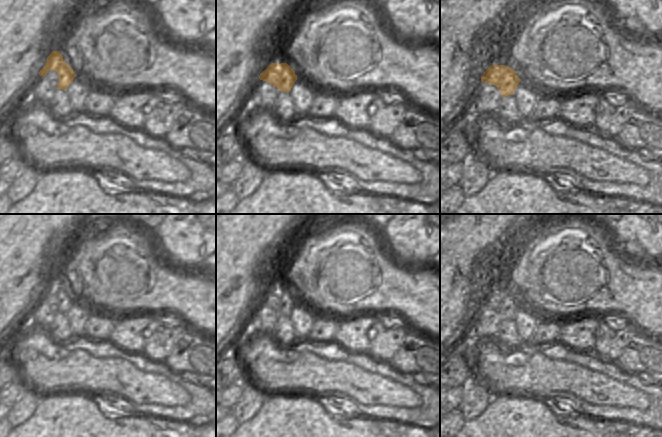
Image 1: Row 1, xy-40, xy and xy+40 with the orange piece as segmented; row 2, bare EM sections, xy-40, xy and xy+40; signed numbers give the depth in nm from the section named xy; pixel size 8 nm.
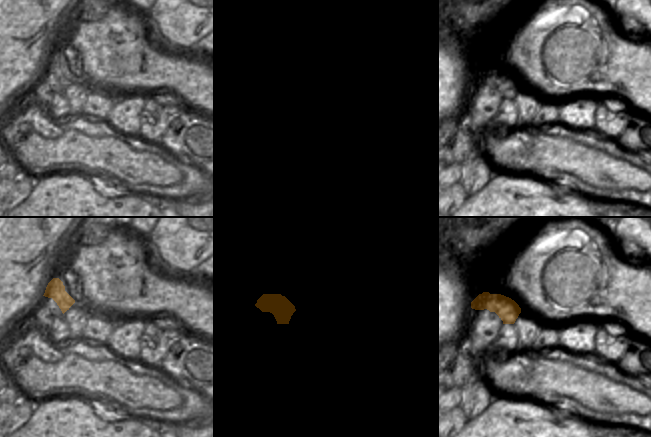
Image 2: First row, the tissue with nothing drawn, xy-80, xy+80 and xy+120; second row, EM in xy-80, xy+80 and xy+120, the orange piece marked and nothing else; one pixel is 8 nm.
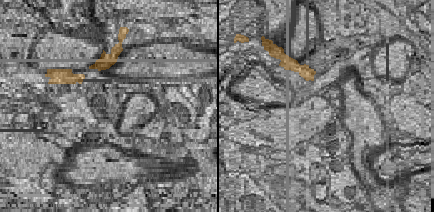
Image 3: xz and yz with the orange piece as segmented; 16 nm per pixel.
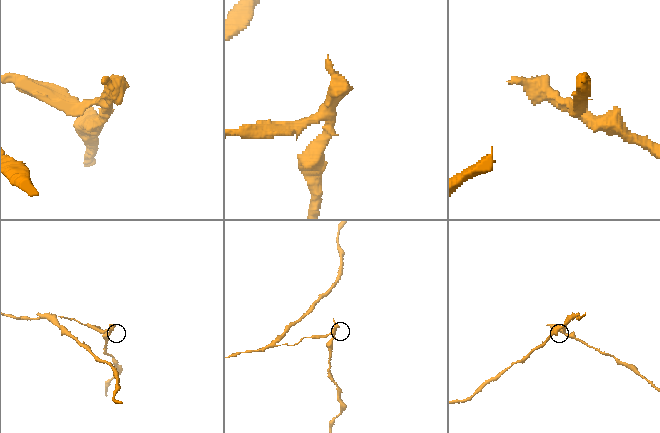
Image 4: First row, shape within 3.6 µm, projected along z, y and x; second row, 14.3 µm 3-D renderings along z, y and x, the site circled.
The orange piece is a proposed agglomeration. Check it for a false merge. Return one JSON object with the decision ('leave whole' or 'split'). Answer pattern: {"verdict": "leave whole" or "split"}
{"verdict": "split"}

